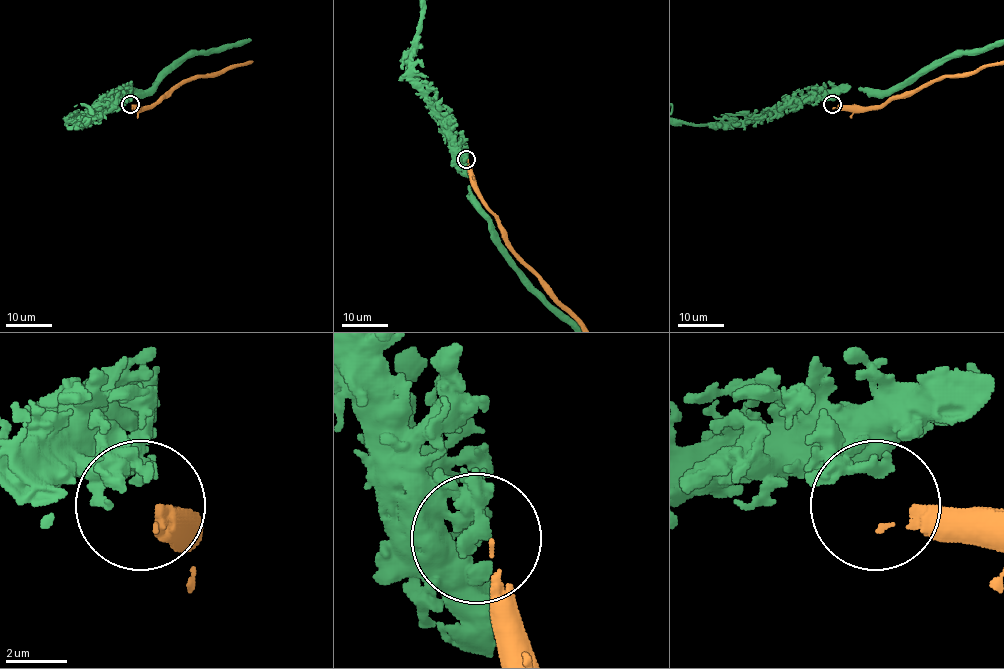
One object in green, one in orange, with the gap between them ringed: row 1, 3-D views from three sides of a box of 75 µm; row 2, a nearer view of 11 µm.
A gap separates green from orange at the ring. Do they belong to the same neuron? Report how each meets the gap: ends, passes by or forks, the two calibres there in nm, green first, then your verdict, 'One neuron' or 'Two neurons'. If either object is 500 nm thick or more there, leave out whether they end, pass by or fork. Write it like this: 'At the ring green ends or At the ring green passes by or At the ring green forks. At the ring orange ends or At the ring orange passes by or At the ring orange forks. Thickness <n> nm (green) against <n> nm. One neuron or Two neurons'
At the ring green ends. At the ring orange ends. Thickness 460 nm (green) against 100 nm. Two neurons

